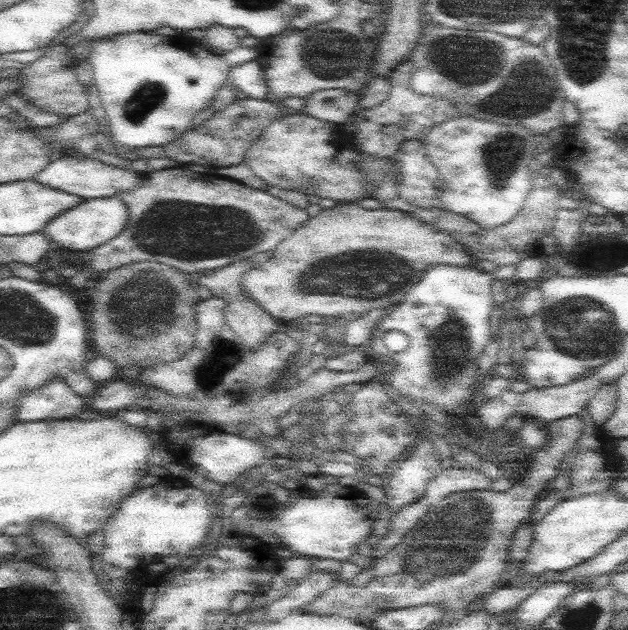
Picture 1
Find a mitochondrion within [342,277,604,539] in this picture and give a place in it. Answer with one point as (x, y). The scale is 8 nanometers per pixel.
(451, 327)

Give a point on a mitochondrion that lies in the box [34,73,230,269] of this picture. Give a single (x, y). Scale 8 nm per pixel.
(150, 94)

